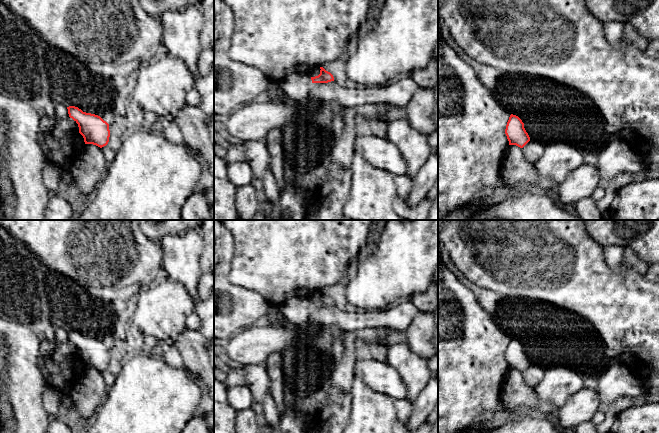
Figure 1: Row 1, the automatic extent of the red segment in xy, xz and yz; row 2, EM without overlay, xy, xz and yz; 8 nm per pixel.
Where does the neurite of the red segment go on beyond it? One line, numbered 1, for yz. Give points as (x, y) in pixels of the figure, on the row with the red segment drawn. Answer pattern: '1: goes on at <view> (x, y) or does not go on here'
1: does not go on here

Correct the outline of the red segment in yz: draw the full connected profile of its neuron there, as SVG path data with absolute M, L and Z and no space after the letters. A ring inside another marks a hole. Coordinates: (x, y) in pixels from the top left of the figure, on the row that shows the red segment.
M513 114L509 117L505 134L509 145L516 145L523 148L530 141L530 137L524 128L524 123L518 116Z

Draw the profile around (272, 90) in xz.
M272 80L269 83L269 86L268 86L266 92L268 93L271 101L279 101L279 100L281 100L279 98L279 95L278 95L278 85L279 85L278 82L274 81L274 80Z

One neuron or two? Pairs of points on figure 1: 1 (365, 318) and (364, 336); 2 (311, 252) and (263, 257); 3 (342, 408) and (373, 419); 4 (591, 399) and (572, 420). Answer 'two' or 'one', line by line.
1: two
2: one
3: two
4: one

